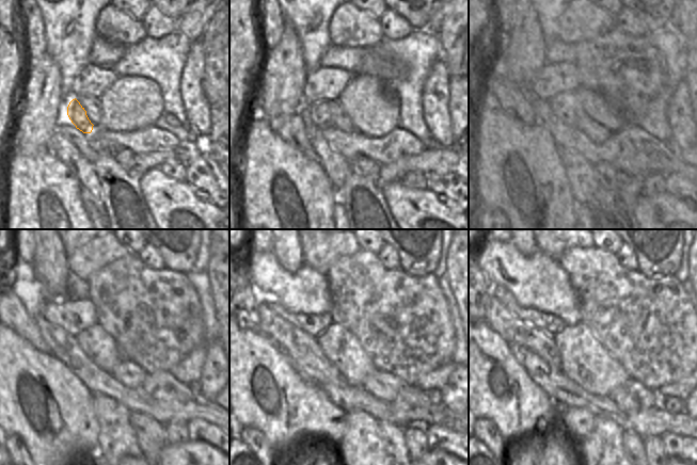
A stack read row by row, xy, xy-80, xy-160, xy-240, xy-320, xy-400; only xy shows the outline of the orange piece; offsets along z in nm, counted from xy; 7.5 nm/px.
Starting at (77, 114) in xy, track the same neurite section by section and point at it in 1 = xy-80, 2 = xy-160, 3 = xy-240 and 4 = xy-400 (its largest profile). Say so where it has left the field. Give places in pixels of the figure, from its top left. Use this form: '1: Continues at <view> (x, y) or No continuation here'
1: Continues at xy-80 (321, 117)
2: Continues at xy-160 (566, 106)
3: Continues at xy-240 (100, 348)
4: Continues at xy-400 (583, 358).

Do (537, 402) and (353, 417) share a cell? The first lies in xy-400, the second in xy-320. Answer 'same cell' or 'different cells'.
different cells

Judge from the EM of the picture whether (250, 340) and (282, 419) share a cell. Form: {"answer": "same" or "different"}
{"answer": "same"}

